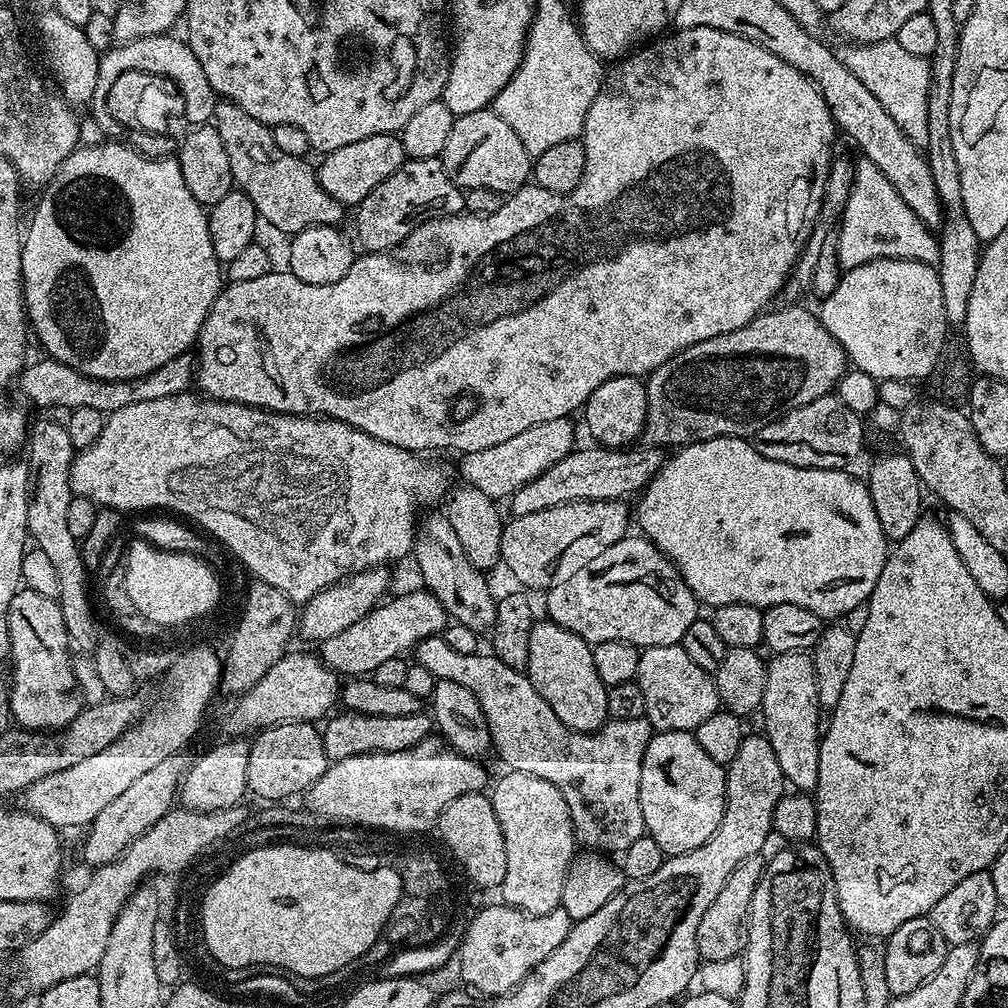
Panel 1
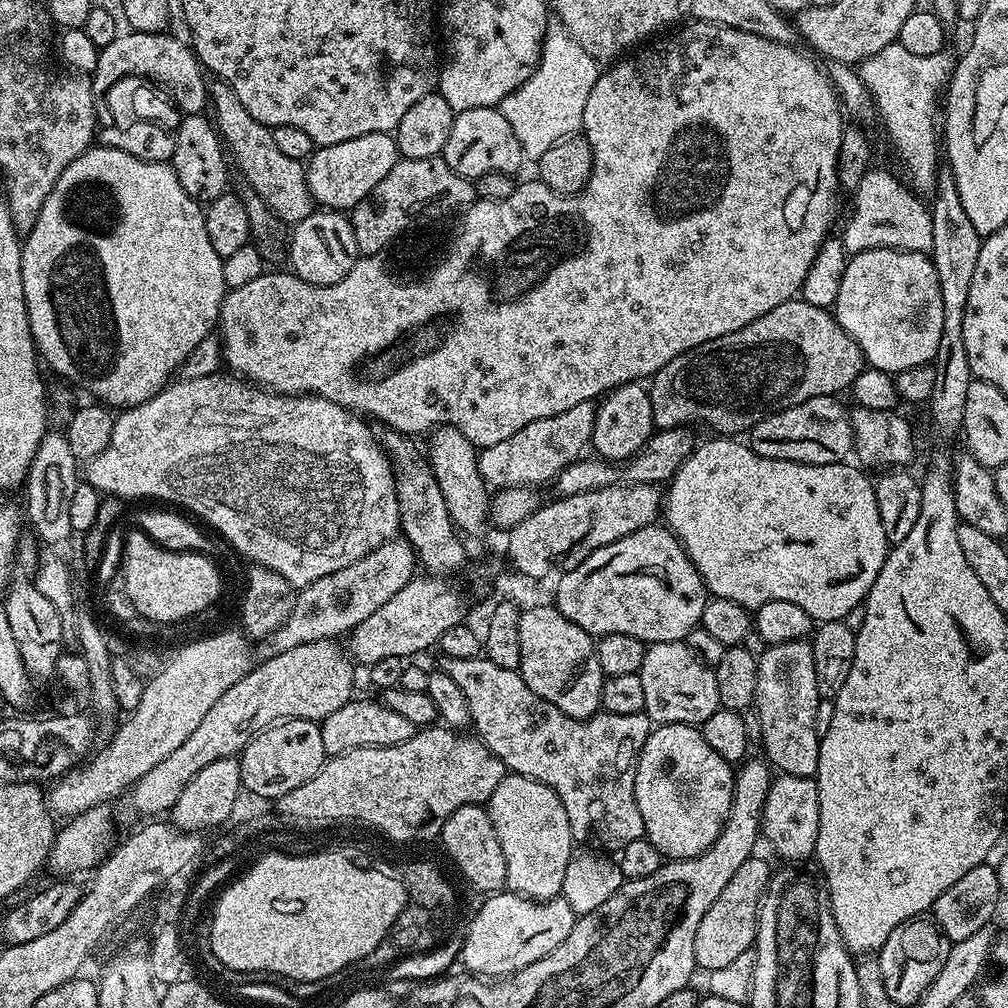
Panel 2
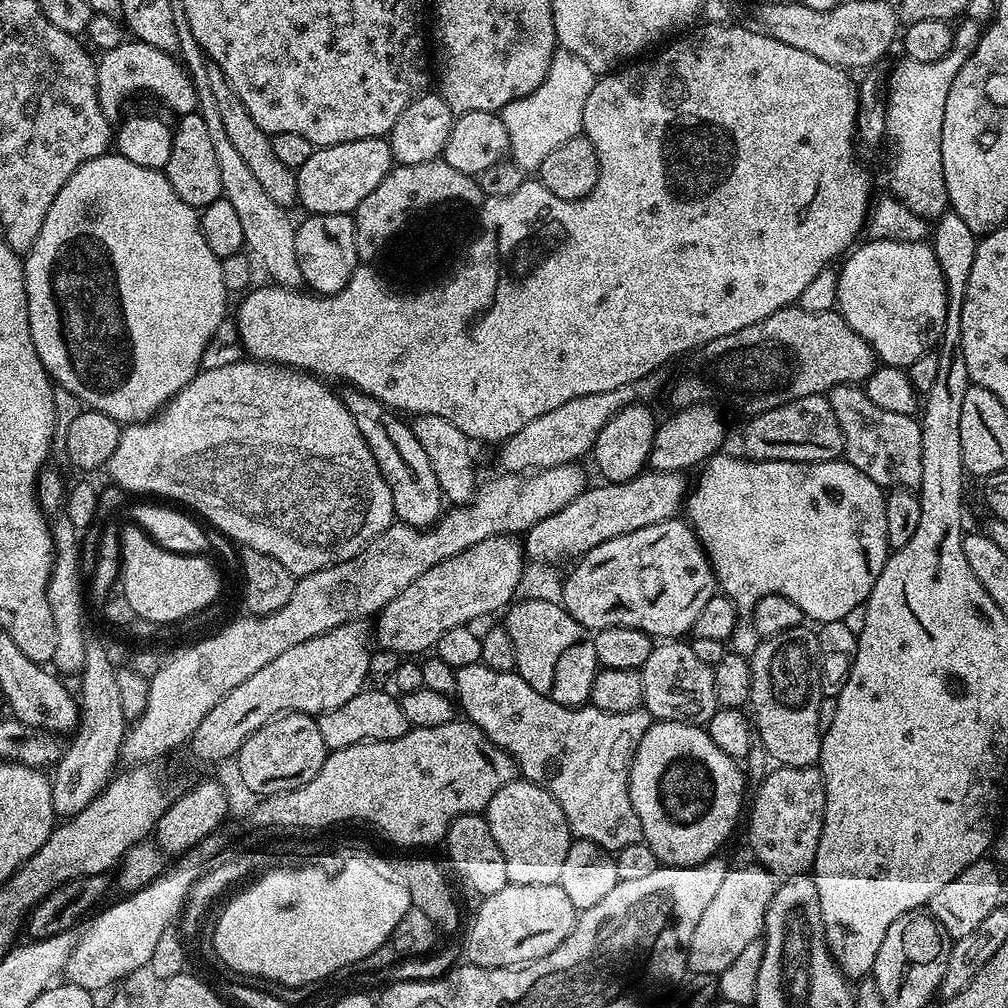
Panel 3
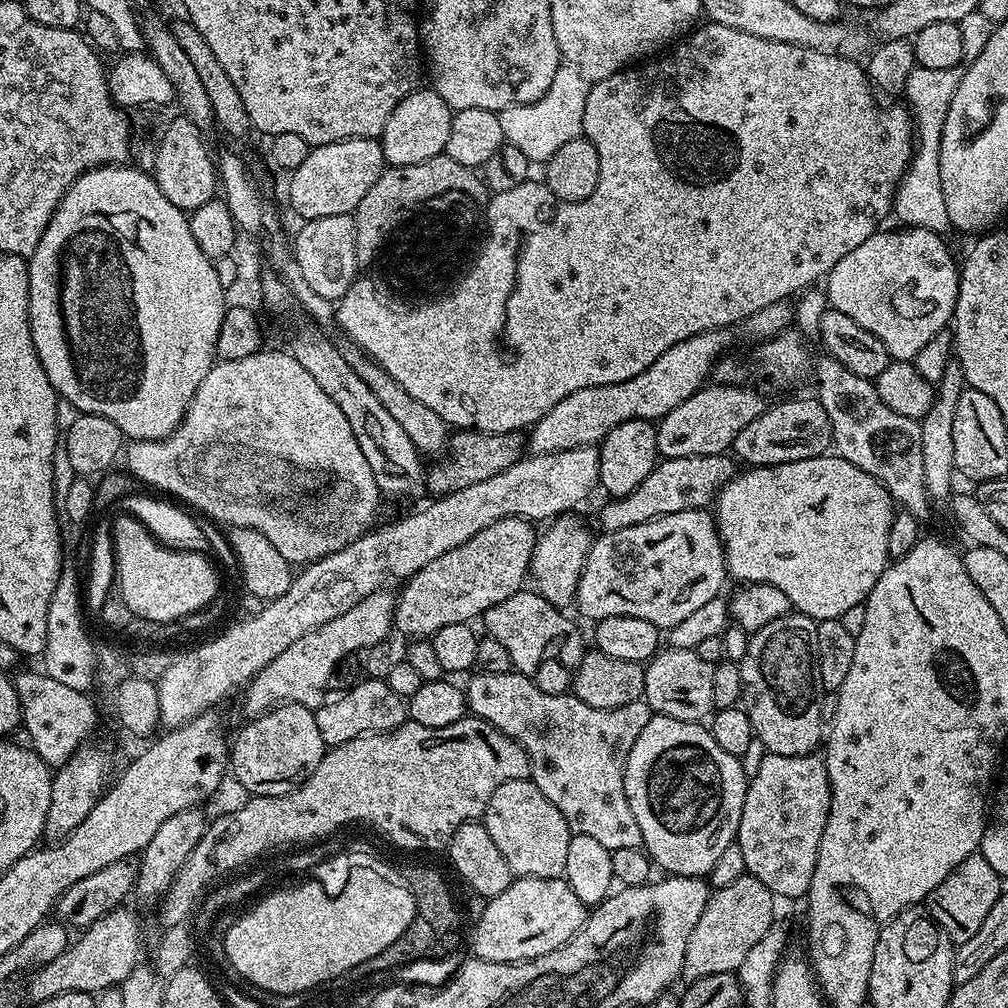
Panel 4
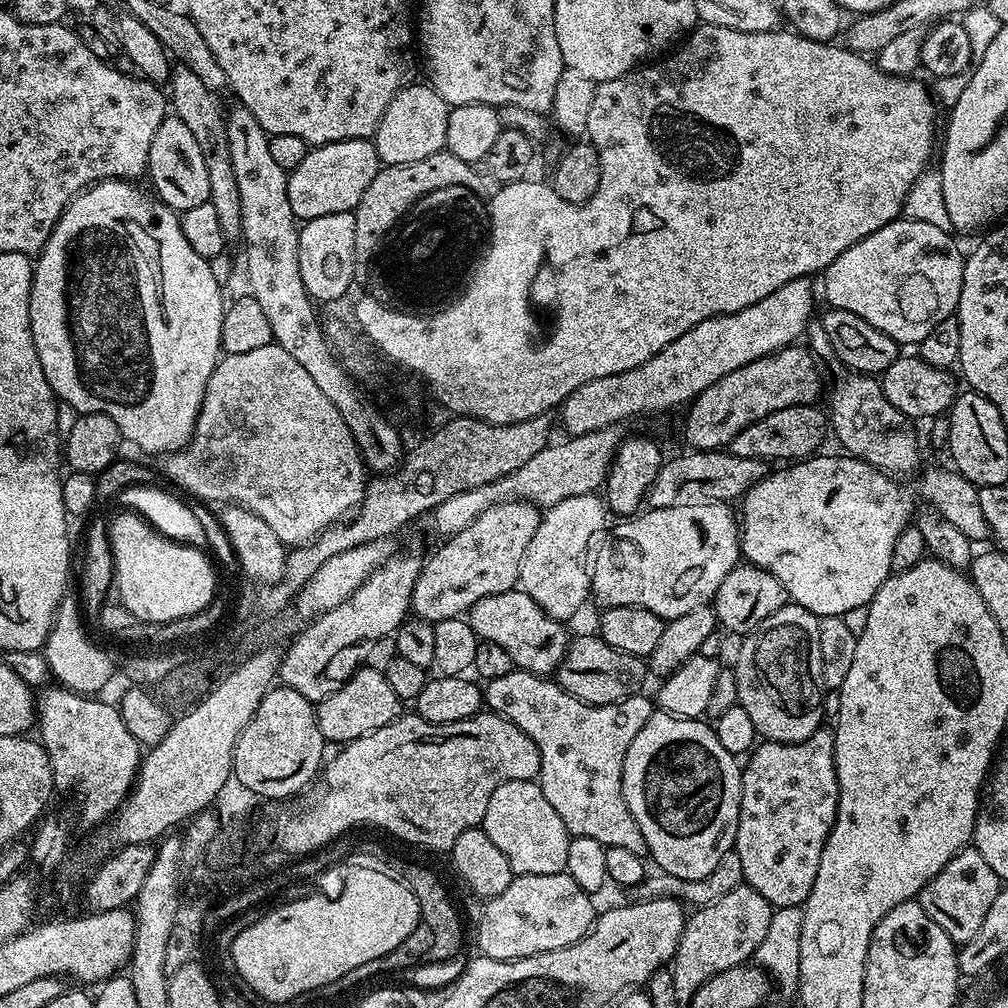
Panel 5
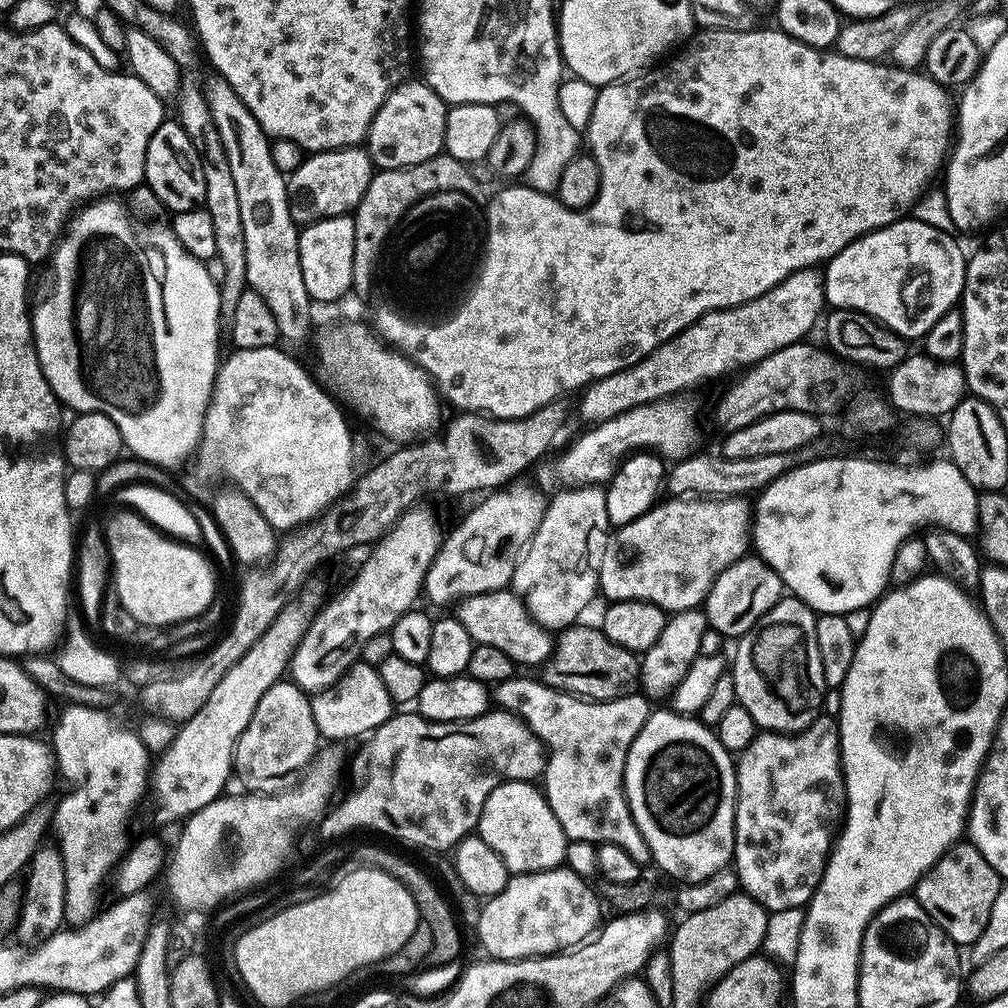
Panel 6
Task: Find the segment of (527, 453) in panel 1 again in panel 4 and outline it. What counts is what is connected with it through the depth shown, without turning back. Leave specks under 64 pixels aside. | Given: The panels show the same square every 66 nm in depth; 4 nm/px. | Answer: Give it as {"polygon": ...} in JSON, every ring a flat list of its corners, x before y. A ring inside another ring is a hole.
{"polygon":[[713,330,691,336,670,346,670,350,666,350,653,364,646,366,642,374,634,374,634,378,626,378,626,382,574,390,574,394,562,398,558,406,551,408,537,424,531,425,526,436,527,447,536,454,587,448,599,445,604,435,622,422,659,422,663,416,670,414,670,410,674,410,674,406,686,402,690,394,705,387,709,379,707,376,710,376,716,361,725,355,729,347,728,335,727,331]]}

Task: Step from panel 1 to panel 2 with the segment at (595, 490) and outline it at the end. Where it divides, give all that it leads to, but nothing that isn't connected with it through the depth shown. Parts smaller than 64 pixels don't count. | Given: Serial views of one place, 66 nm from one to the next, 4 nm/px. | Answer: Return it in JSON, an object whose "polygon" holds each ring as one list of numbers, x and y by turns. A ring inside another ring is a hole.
{"polygon":[[663,428,653,431,652,436,642,445,640,451,623,461,617,466,613,461,601,460,599,458,581,458,575,460,570,466,566,466,559,472,554,481,556,487,555,495,563,498,582,494,588,490,599,488,610,488,615,484,654,484,663,485,672,479,683,460,692,453,694,447,693,433,687,428]]}

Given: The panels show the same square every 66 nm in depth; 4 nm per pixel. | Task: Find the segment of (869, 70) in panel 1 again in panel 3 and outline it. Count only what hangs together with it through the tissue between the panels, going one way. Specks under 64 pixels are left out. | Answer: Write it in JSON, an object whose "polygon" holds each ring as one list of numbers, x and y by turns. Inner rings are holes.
{"polygon":[[961,19,955,25,952,48,938,62,914,62,907,58,901,59,901,64,893,70,892,76,886,80,886,99,888,102,887,139,896,147,896,157,892,160,891,195,906,206,906,210,914,210,923,220,935,222,944,212,949,211,948,191,942,170,942,122,946,118,946,94,950,94,950,86,954,86,954,78,958,70,974,54,982,35,982,28,977,21]]}

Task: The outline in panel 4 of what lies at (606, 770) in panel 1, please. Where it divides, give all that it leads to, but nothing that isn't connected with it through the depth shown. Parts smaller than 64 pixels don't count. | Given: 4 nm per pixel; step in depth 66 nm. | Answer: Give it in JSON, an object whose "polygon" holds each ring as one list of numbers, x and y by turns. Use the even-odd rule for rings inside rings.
{"polygon":[[515,670,506,674,490,674,477,671,469,684,466,684,468,712,490,722,502,734,514,738,526,750,532,767,531,781,558,806,562,818,566,818,569,829,575,835,595,838,602,846,613,848,643,848,642,829,634,819,634,810,630,810,630,802,626,798,624,785,624,767,628,761,634,742,638,742,638,734,642,734,642,726,650,722,654,714,643,699,630,702,617,708,595,708,586,706,574,694,547,692,521,672]]}

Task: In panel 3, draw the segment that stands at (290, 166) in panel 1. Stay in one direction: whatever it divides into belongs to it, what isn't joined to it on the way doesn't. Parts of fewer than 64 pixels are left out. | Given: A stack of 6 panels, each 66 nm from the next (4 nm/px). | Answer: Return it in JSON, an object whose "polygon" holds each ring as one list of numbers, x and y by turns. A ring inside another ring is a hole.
{"polygon":[[209,63,208,72,210,88,214,92,214,99,219,107,221,121,223,121,223,129,226,130,231,145,238,150,239,156,246,162,251,173,258,178,259,185,266,190,270,199,283,206,295,205,297,199,294,169,278,162,278,158,274,154,271,135,263,132,258,126,258,122,254,122,254,118,250,118,250,110,246,110,246,106,242,106,242,98,238,98,238,94,234,94,234,90,228,79,222,74,222,70,216,64]]}

